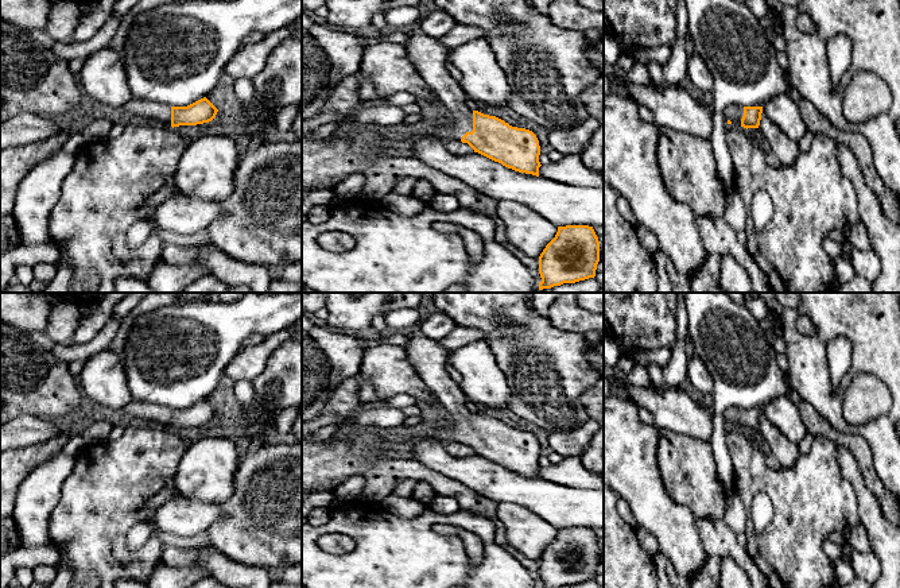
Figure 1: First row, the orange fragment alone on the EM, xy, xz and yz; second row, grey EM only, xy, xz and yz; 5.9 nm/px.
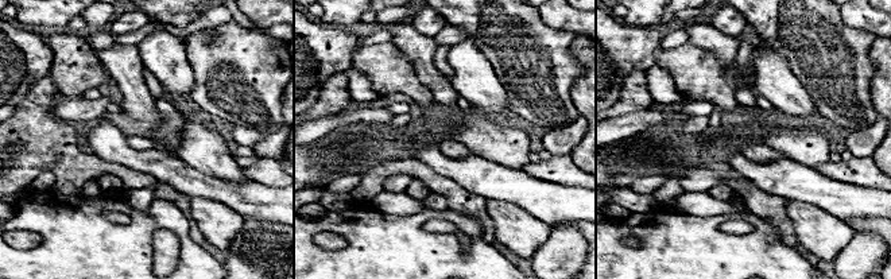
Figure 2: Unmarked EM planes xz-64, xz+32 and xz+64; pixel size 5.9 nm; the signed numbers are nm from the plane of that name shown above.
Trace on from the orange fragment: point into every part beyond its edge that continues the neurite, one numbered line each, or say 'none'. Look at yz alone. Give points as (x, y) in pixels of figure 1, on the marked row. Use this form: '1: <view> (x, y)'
1: yz (734, 113)

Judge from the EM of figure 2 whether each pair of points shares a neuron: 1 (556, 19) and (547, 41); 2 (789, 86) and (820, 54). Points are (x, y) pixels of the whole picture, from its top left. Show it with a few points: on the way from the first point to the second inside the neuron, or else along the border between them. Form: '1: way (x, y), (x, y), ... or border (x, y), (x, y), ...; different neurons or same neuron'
1: border (538, 14), (546, 24), (573, 31), (577, 35); different neurons
2: border (778, 53), (787, 62), (814, 105); different neurons

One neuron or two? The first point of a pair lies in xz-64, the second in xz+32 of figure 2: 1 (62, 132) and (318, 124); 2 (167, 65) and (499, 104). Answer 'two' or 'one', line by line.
1: two
2: one

